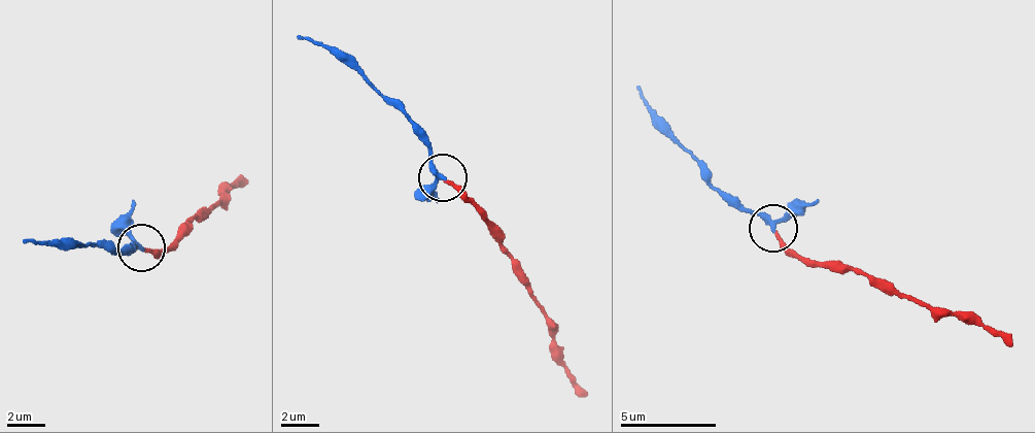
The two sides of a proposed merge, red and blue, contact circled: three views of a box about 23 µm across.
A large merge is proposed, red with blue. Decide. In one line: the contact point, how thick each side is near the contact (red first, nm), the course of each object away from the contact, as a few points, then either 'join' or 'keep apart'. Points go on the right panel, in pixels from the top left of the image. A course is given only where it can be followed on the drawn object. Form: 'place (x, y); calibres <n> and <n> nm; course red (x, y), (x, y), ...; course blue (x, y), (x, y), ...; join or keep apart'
place (773, 228); calibres 190 and 240 nm; course red (777, 231), (799, 255), (860, 268), (927, 308), (970, 312), (1013, 347); course blue (772, 228), (737, 210), (699, 170), (635, 88); join

